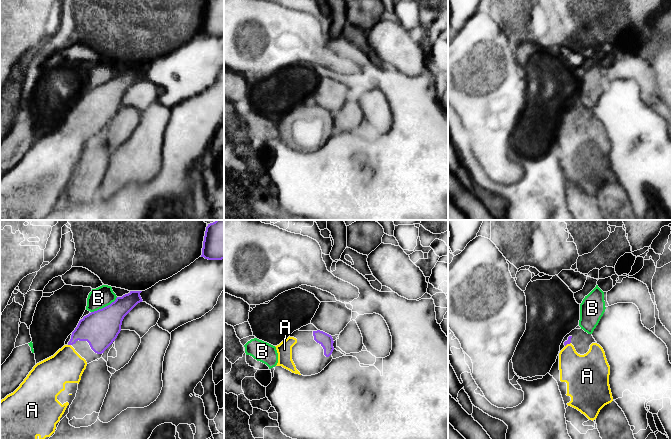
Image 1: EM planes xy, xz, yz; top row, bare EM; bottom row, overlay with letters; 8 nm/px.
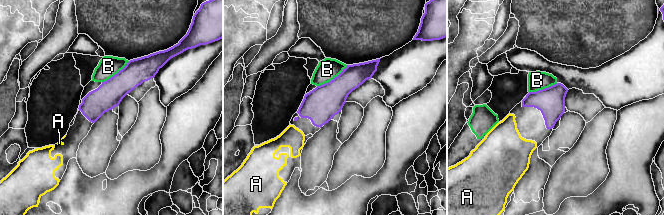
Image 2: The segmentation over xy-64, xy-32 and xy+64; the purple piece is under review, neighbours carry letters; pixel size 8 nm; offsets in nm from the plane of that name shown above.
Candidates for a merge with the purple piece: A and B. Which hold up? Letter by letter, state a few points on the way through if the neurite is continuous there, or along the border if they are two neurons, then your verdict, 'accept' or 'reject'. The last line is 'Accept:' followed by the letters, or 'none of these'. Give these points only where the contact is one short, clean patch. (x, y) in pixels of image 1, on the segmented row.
A: runs through xy (95, 328), (80, 333), (69, 344), (66, 366); accept
B: reject
Accept: A

